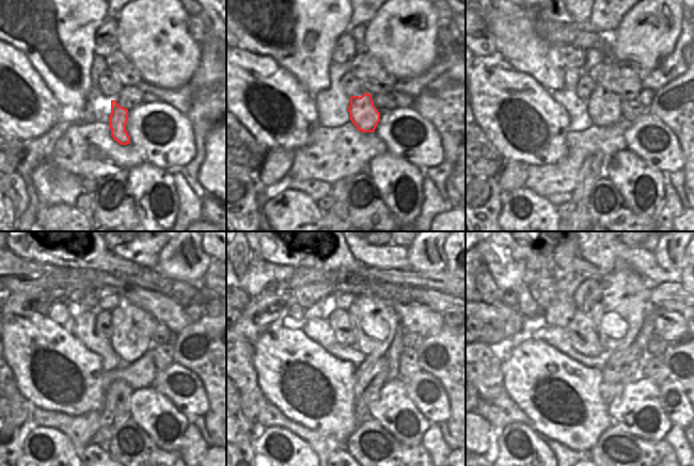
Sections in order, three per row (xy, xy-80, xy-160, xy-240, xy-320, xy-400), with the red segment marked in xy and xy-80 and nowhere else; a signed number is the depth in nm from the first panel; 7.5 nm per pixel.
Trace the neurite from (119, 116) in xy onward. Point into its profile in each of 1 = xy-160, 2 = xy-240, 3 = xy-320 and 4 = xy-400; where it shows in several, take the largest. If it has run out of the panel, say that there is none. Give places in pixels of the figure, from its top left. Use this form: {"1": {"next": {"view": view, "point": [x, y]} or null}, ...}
{"1": {"next": {"view": "xy-160", "point": [605, 111]}}, "2": {"next": {"view": "xy-240", "point": [129, 349]}}, "3": {"next": {"view": "xy-320", "point": [364, 343]}}, "4": {"next": {"view": "xy-400", "point": [612, 346]}}}

